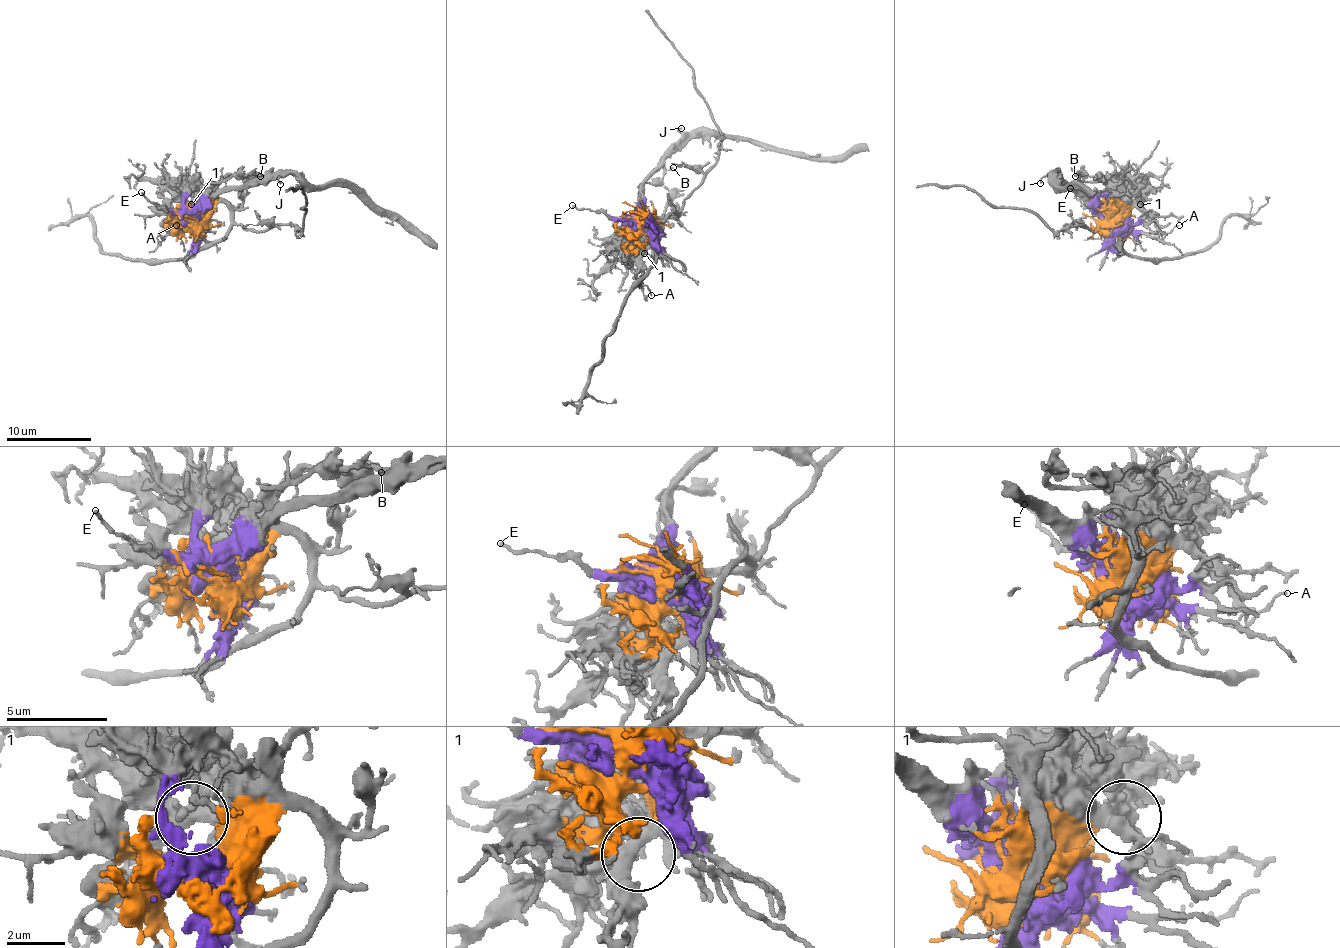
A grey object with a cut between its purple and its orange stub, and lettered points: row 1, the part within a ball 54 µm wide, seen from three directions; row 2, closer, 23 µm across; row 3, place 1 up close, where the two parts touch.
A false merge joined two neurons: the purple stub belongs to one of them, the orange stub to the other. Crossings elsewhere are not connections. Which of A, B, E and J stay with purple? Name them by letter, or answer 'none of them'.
E, J

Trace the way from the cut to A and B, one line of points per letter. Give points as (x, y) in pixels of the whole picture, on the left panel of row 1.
A: (194, 224), (190, 224), (199, 215), (199, 209), (191, 204), (167, 227), (172, 233), (176, 224)
B: (194, 224), (199, 224), (211, 203), (210, 182), (254, 175), (261, 177)

